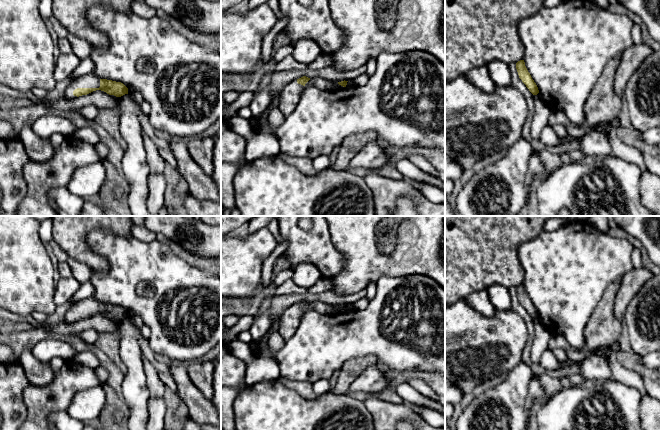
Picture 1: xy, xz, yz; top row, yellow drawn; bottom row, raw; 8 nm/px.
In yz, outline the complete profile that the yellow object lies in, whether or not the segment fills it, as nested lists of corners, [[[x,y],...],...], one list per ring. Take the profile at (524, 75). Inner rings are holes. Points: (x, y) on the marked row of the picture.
[[[520,60],[516,63],[516,69],[519,75],[519,78],[526,85],[529,91],[533,95],[537,95],[539,93],[538,87],[534,80],[532,79],[530,73],[528,72],[524,60]]]

